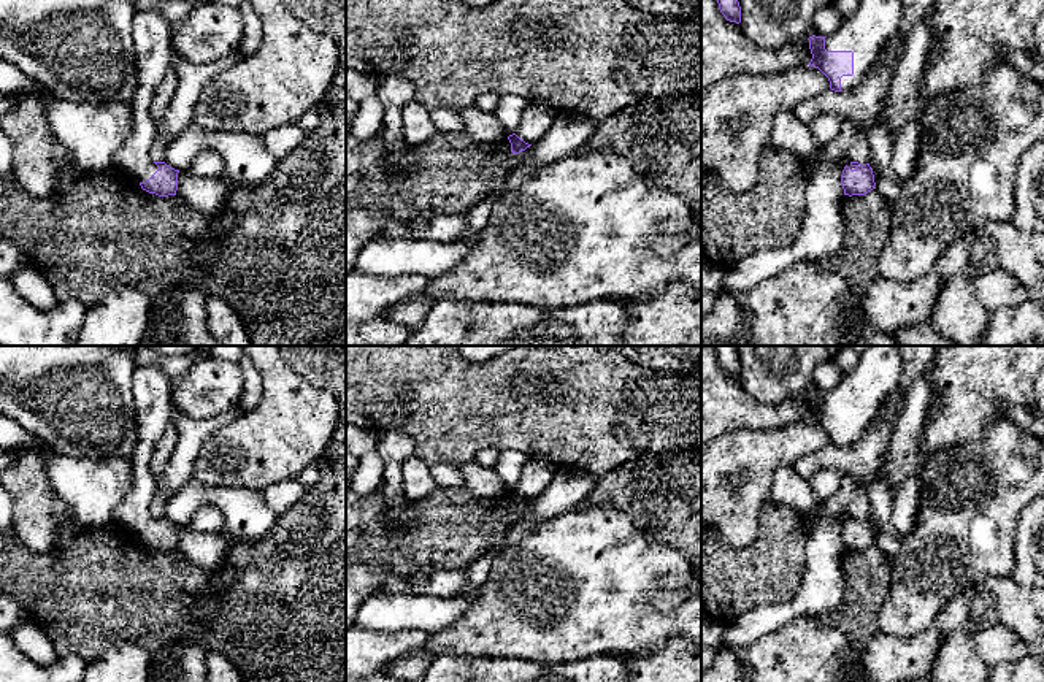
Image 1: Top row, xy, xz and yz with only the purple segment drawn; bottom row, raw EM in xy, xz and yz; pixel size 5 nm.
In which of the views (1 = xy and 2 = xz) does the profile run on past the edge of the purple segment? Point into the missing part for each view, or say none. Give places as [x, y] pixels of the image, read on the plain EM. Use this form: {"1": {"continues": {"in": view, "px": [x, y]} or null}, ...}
{"1": {"continues": {"in": "xy", "px": [153, 390]}}, "2": {"continues": null}}

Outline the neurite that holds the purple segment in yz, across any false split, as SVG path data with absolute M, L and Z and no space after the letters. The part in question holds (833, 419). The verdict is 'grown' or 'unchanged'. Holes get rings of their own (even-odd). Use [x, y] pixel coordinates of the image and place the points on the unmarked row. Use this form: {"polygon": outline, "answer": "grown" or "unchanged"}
{"polygon": "M869 346L833 390L808 393L812 409L808 420L828 433L831 446L849 447L874 420L901 374L903 354L898 346Z", "answer": "grown"}

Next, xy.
{"polygon": "M157 365L136 366L132 376L138 441L133 452L133 487L113 511L111 520L138 536L141 544L159 552L176 550L178 528L165 517L152 517L149 504L155 493L155 476L149 462L155 444L171 423L173 382Z", "answer": "grown"}

